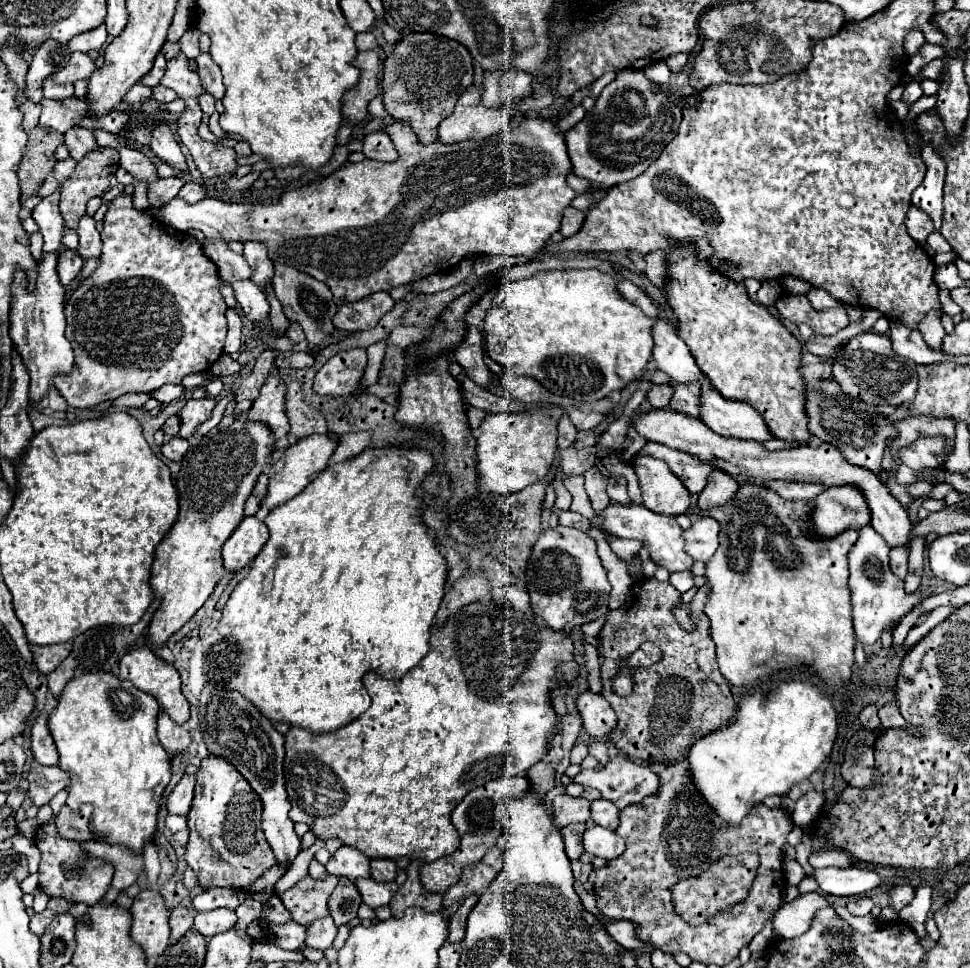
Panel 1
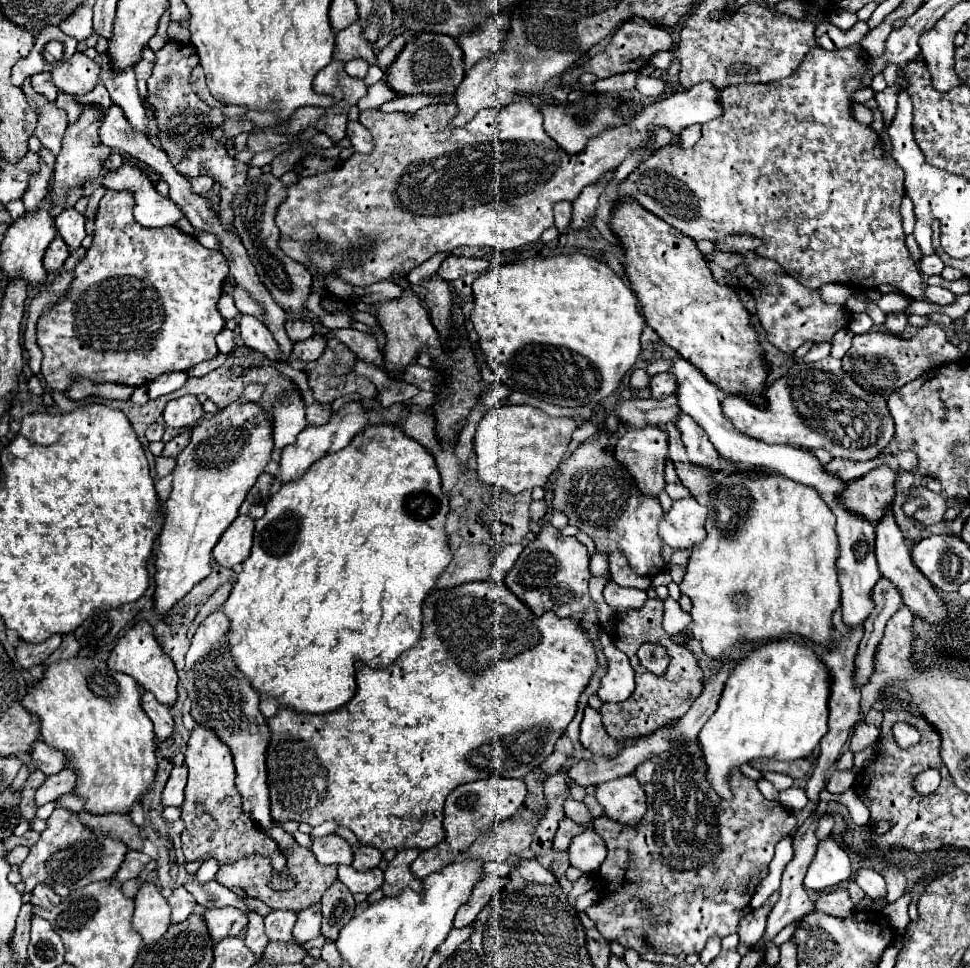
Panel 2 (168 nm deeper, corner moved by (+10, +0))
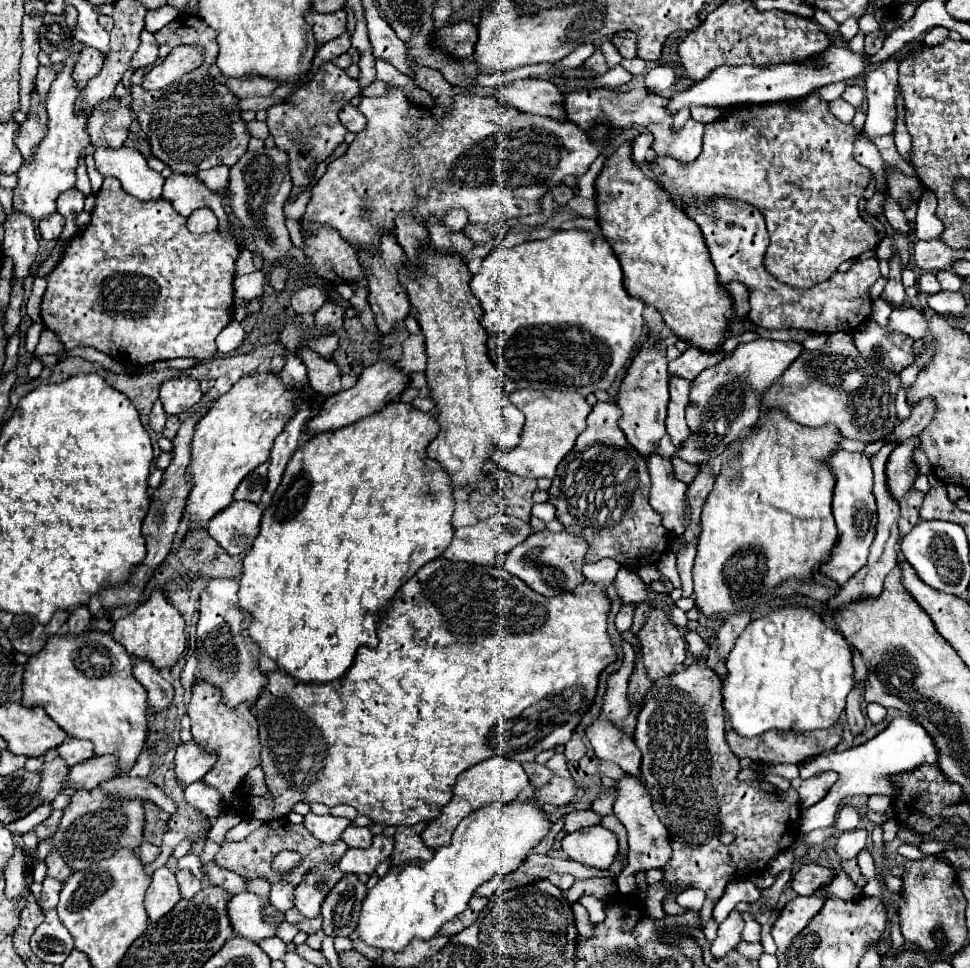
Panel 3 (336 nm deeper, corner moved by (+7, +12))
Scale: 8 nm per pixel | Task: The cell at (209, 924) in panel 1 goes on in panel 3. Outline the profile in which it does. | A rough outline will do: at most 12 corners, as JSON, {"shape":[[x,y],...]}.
{"shape":[[251,891],[227,911],[235,933],[251,941],[275,937],[285,915]]}

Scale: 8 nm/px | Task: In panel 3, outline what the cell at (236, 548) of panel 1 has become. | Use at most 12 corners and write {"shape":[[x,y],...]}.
{"shape":[[233,501],[207,533],[229,553],[247,551],[263,511]]}

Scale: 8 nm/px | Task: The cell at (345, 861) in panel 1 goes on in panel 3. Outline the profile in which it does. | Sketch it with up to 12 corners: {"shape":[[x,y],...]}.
{"shape":[[307,813],[303,827],[325,843],[339,839],[351,821]]}

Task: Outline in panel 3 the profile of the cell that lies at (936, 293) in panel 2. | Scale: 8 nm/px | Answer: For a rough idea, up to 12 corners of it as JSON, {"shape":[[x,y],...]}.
{"shape":[[933,273],[919,277],[919,289],[929,295],[941,291]]}

